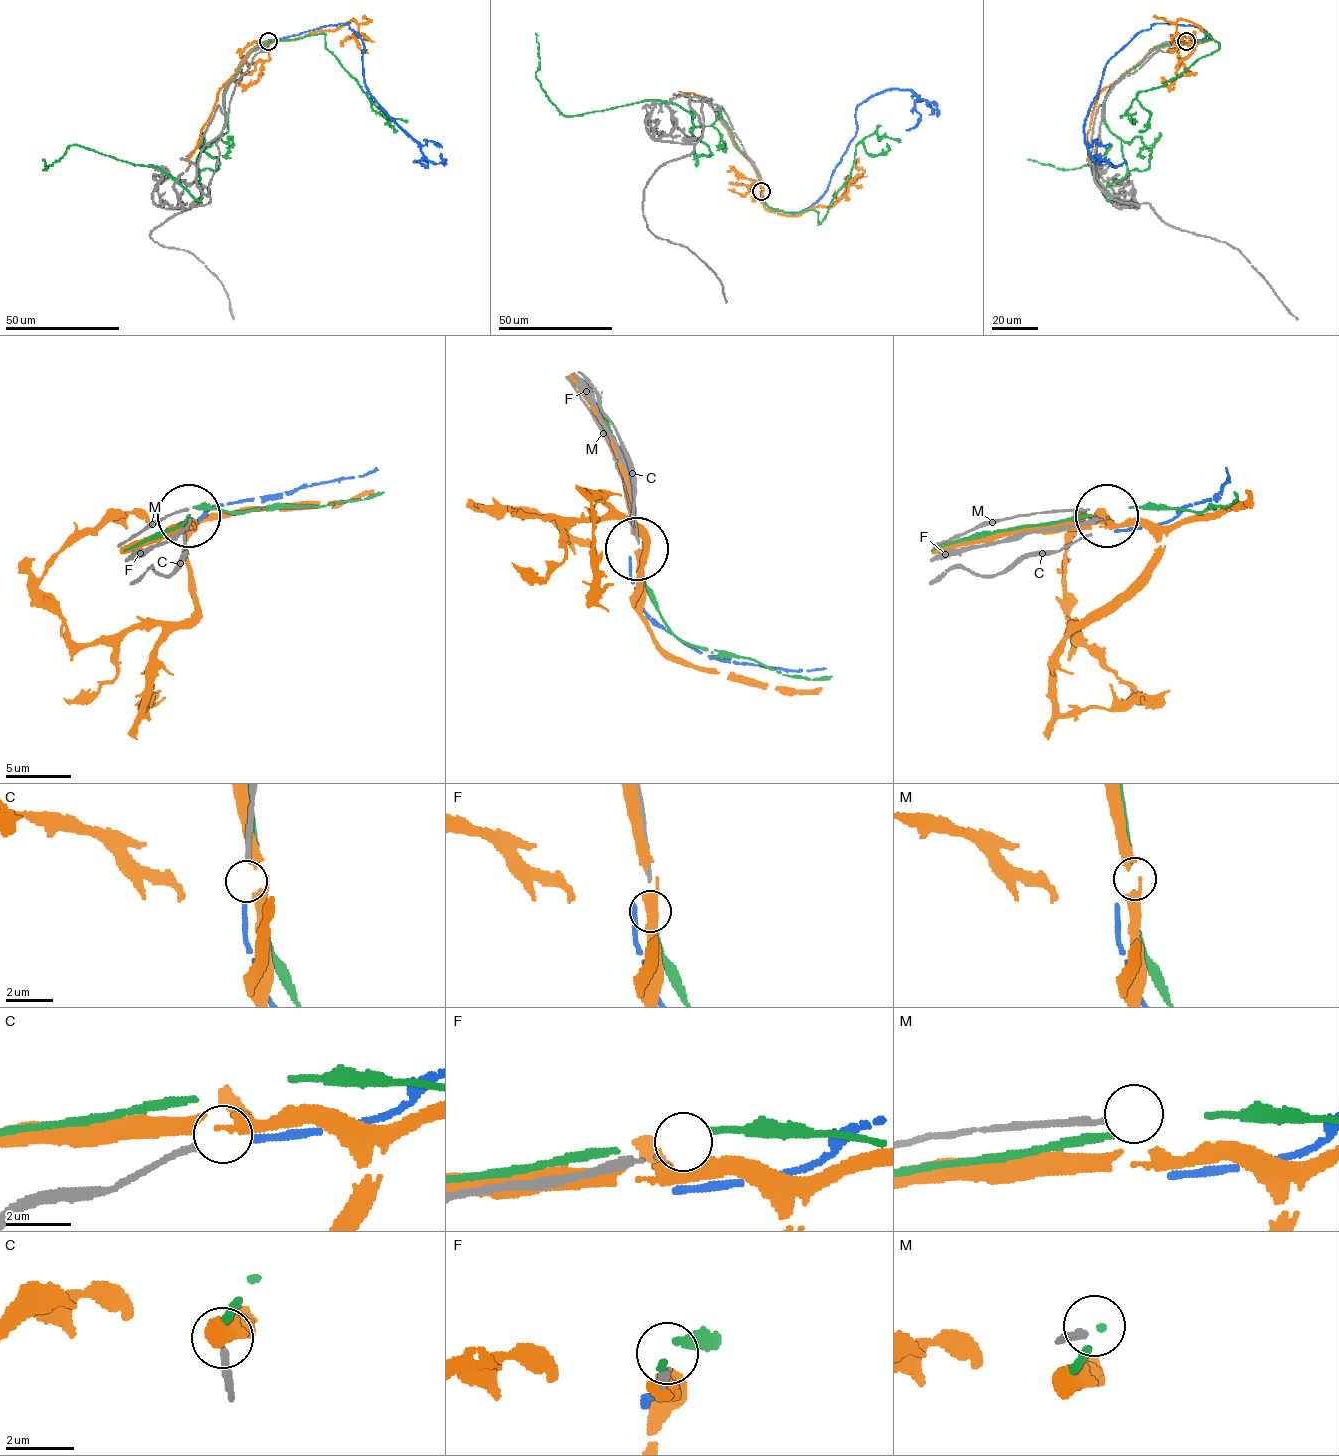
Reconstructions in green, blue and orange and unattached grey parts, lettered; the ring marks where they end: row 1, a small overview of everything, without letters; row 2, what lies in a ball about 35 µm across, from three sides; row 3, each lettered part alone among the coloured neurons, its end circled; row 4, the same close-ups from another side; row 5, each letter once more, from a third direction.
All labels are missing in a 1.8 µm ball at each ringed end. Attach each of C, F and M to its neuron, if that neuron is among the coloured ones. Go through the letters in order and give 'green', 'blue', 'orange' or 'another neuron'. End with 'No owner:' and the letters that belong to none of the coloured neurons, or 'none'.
C: blue
F: another neuron
M: another neuron
No owner: F, M

